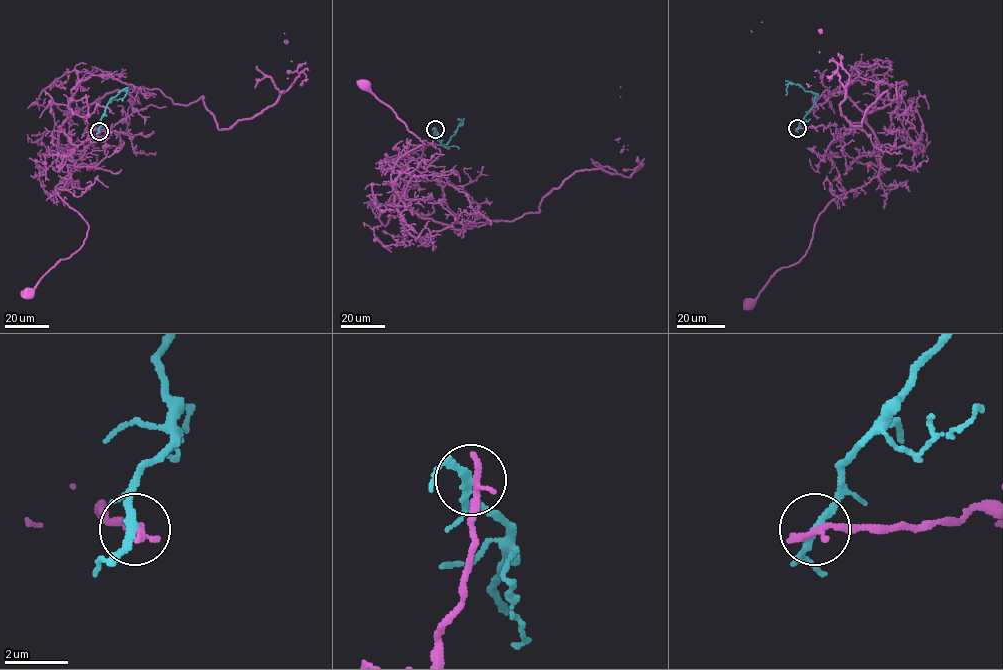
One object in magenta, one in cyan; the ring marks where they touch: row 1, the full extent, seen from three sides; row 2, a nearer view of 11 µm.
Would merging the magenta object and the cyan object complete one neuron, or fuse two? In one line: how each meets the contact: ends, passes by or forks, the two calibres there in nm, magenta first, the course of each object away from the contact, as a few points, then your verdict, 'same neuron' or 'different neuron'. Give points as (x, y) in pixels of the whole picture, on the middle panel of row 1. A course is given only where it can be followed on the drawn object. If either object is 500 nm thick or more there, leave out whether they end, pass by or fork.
magenta ends; cyan passes by; calibres 280 and 220 nm; course magenta (435, 129), (439, 154), (422, 167), (410, 161), (395, 204), (403, 203), (394, 164), (424, 143), (365, 83); course cyan (435, 129), (440, 144), (445, 145), (462, 123), (459, 118); different neuron

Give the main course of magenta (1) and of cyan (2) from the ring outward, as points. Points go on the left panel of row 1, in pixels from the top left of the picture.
1: (99, 131), (74, 145), (60, 126), (67, 175), (55, 190), (88, 230), (29, 292)
2: (99, 131), (109, 100), (126, 90), (123, 100)

